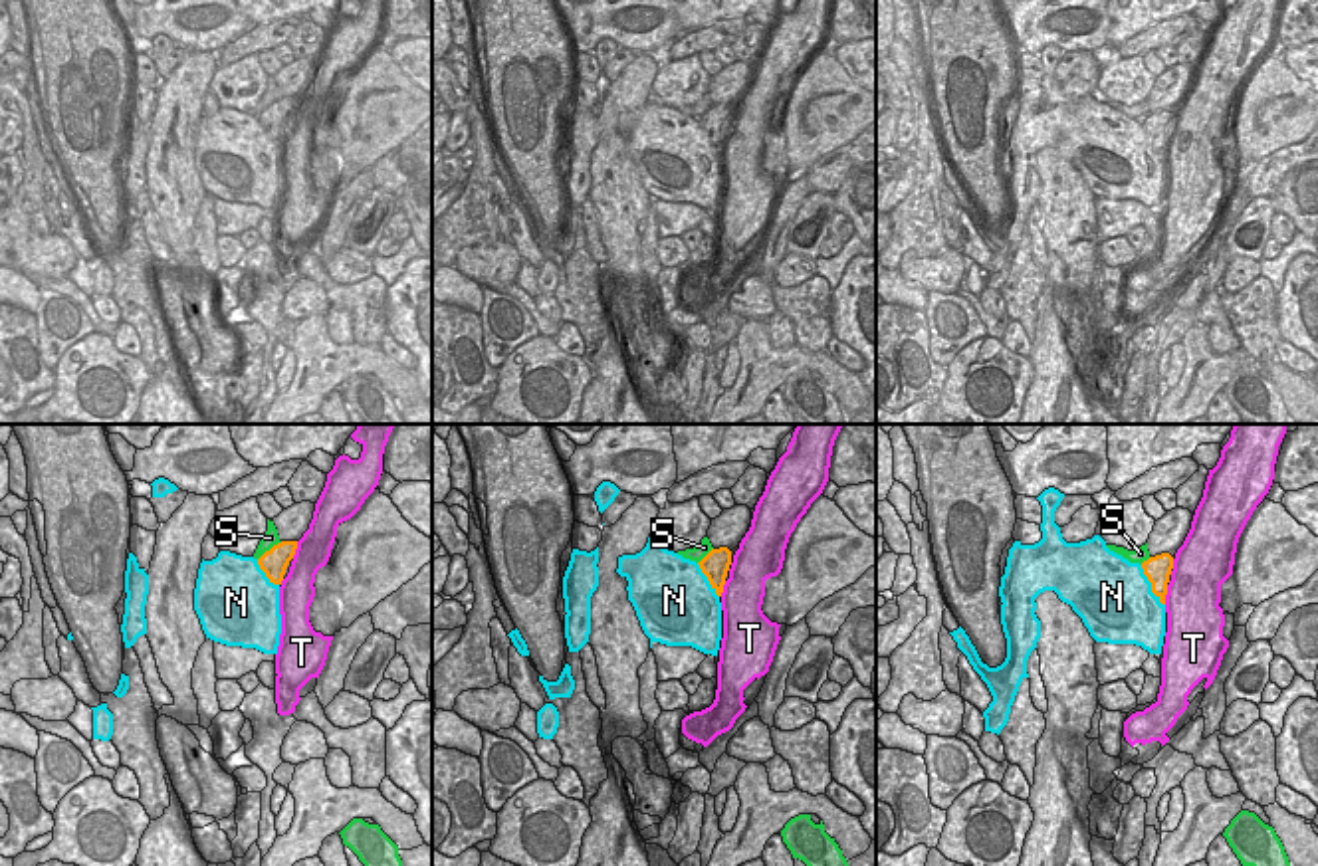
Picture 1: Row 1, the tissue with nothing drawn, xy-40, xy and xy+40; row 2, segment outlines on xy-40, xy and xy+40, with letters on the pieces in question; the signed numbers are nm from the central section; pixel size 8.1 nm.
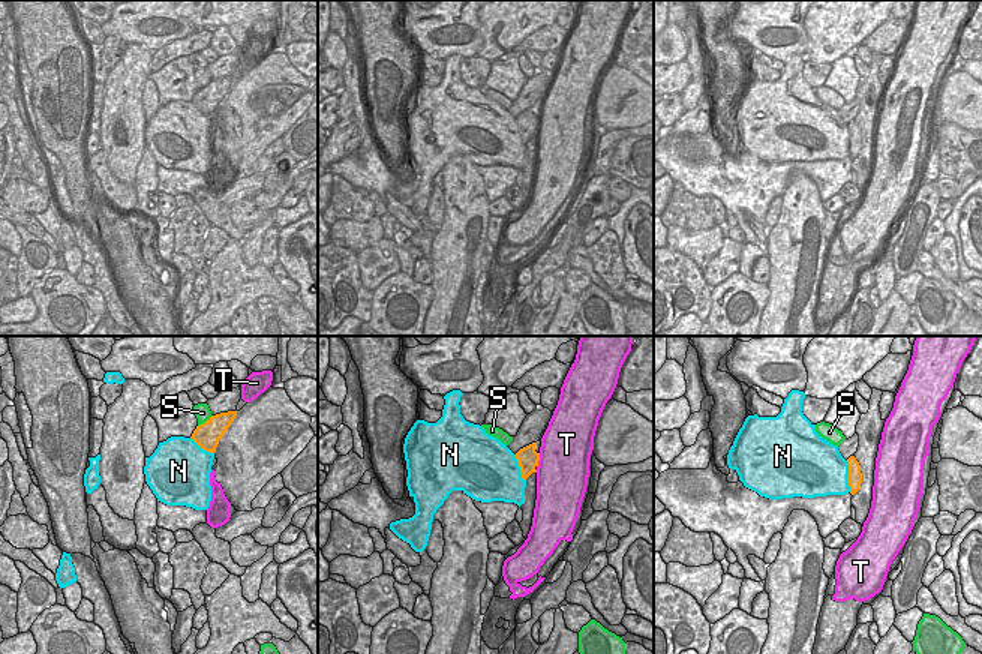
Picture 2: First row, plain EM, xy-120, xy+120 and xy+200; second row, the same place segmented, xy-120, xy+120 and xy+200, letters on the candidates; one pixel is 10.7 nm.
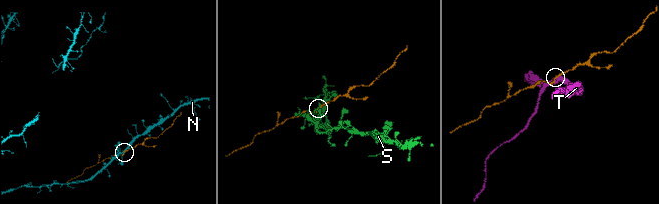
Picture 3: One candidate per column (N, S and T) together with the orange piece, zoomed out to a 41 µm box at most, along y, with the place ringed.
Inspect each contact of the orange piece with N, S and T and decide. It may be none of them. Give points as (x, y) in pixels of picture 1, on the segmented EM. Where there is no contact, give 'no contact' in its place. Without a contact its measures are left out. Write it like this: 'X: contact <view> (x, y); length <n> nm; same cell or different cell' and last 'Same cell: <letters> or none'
N: contact xy+40 (1152, 585); length 380 nm; different cell
S: contact xy-40 (272, 547); length 260 nm; different cell
T: contact xy+40 (1166, 593); length 160 nm; different cell
Same cell: none

